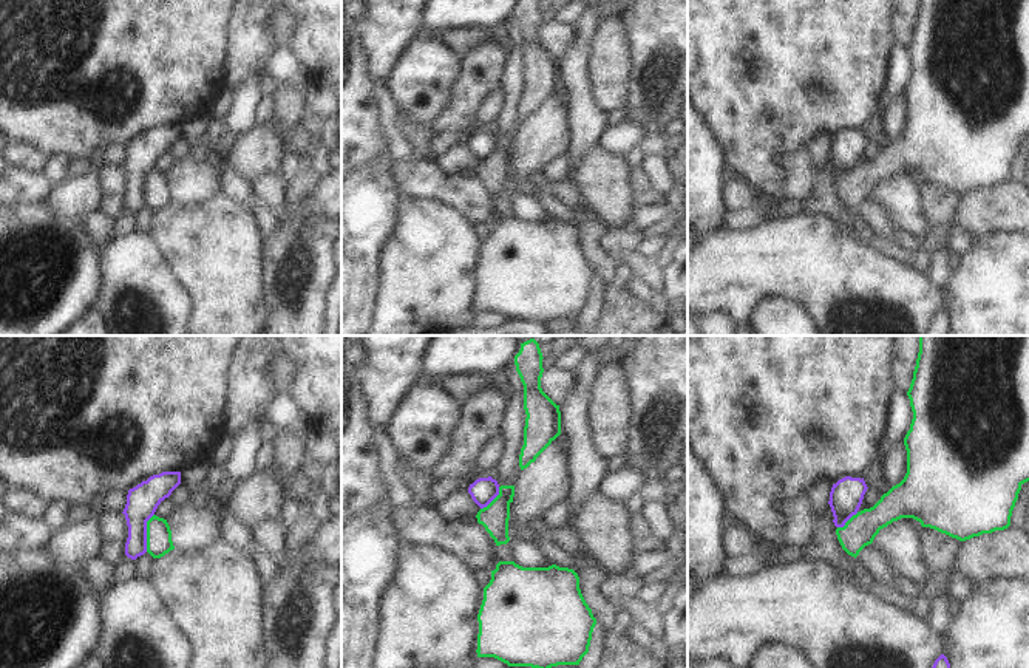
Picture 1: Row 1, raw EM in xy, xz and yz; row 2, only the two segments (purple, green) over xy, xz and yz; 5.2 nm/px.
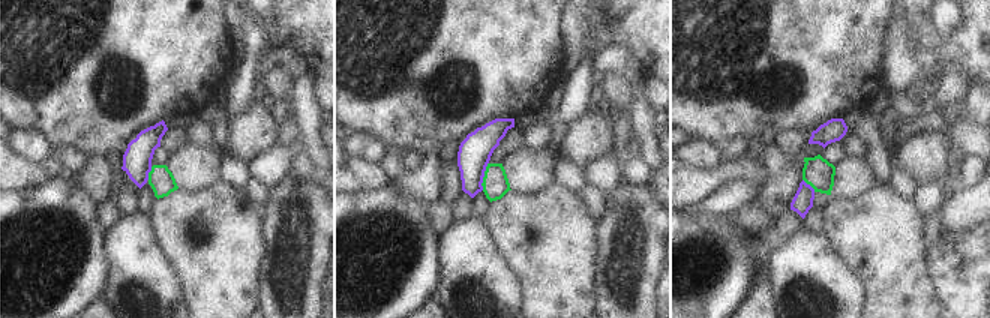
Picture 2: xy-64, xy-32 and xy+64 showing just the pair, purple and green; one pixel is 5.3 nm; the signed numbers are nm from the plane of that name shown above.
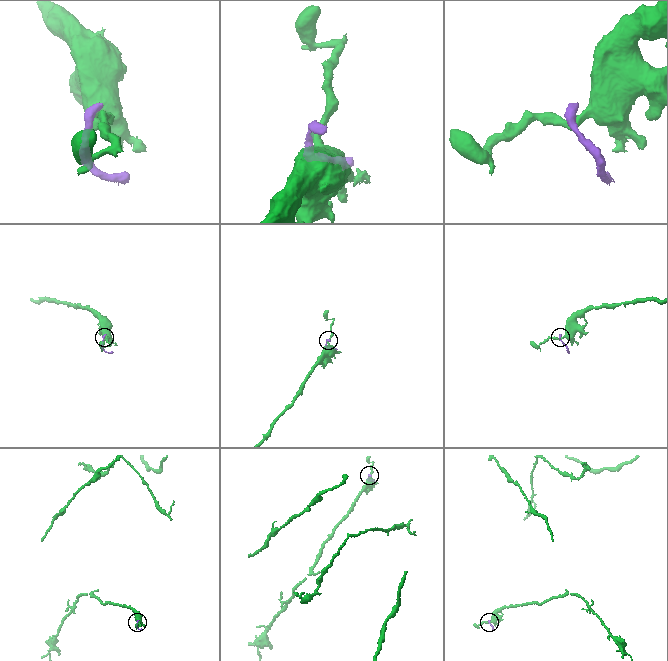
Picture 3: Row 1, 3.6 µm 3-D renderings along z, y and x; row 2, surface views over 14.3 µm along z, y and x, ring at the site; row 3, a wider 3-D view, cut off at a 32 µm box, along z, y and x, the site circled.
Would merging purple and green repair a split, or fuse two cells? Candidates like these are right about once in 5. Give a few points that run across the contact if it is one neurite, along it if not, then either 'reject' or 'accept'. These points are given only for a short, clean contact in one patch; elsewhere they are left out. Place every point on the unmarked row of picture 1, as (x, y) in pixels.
line xy (153, 167), (147, 175), (146, 204); reject

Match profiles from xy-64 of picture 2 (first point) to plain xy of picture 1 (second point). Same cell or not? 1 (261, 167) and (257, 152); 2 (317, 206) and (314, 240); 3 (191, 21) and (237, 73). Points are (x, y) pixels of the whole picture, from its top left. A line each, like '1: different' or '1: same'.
1: different
2: same
3: different

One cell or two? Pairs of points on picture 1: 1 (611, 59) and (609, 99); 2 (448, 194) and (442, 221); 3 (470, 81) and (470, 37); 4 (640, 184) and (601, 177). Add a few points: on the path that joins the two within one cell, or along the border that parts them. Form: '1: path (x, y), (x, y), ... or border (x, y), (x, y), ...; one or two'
1: path (611, 68), (611, 90); one
2: border (411, 195), (444, 200), (464, 211), (476, 223); two
3: border (492, 36), (464, 56); two
4: border (628, 169), (628, 186), (637, 197); two

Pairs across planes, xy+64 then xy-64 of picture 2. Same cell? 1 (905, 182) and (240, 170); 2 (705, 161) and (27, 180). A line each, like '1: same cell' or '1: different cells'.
1: same cell
2: different cells

